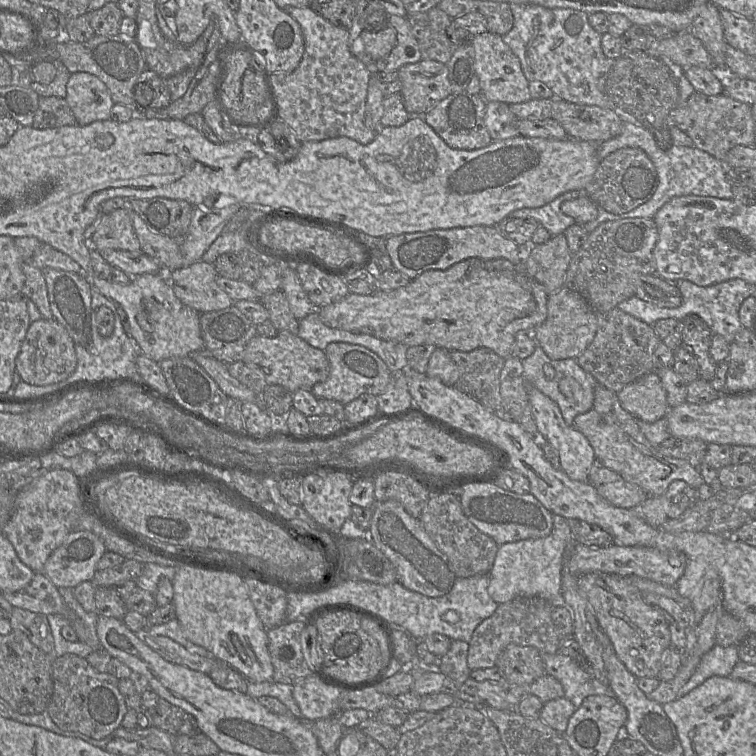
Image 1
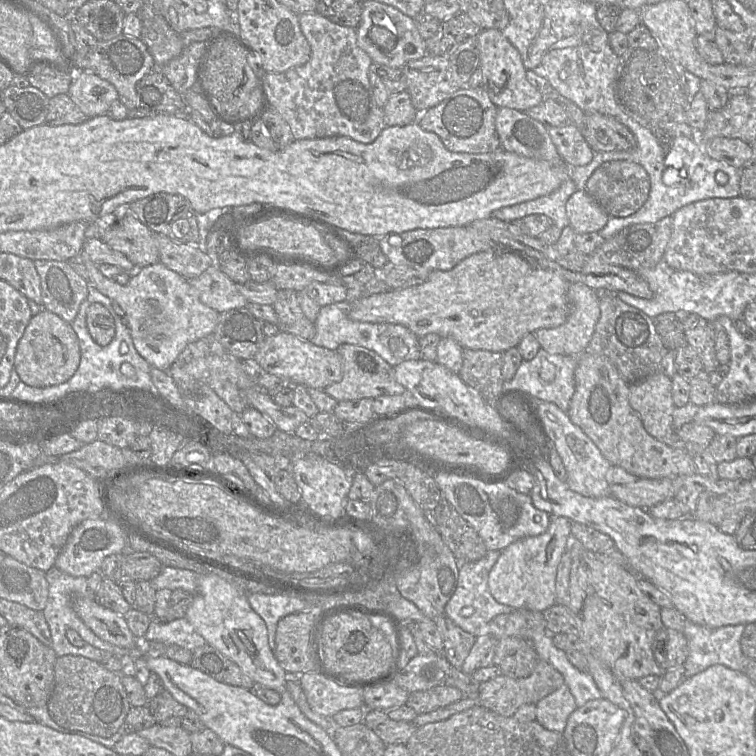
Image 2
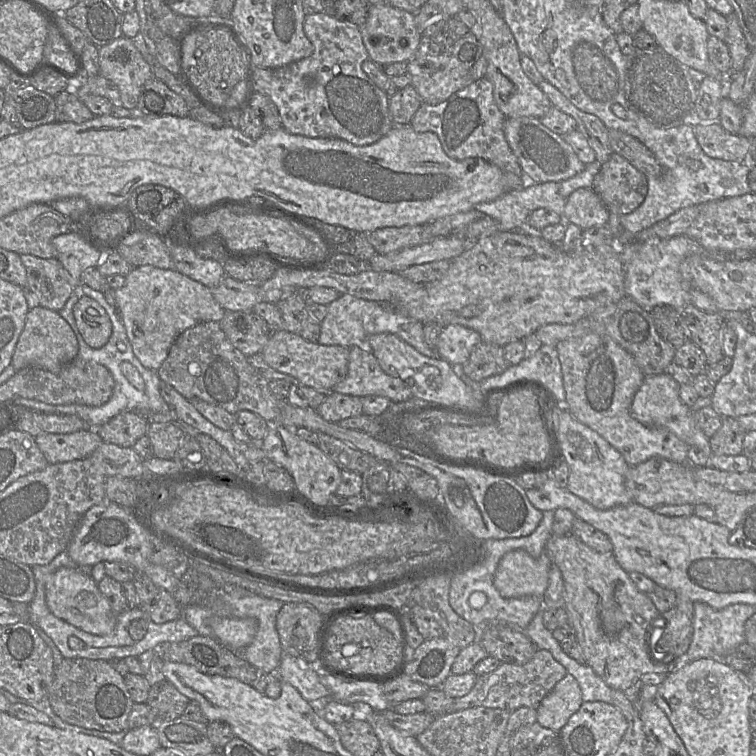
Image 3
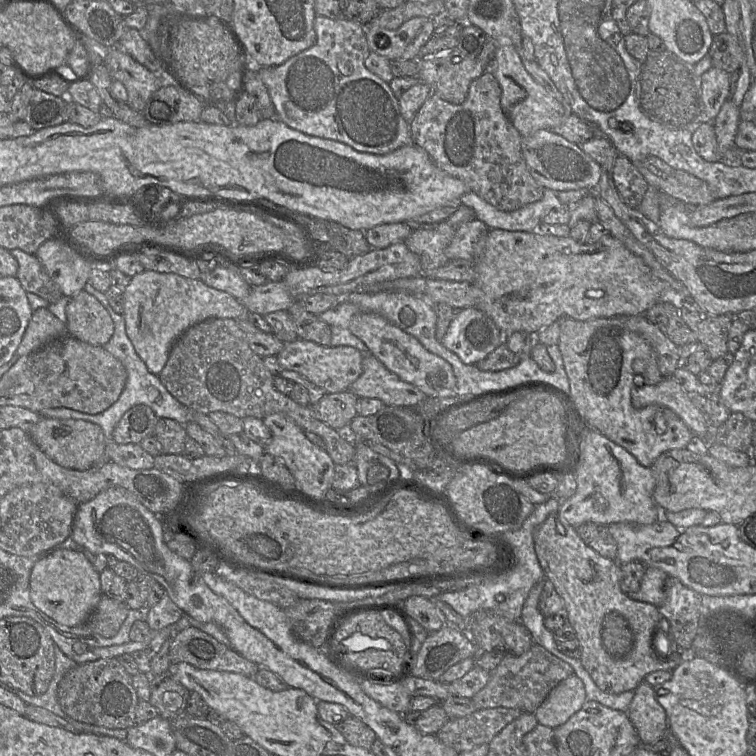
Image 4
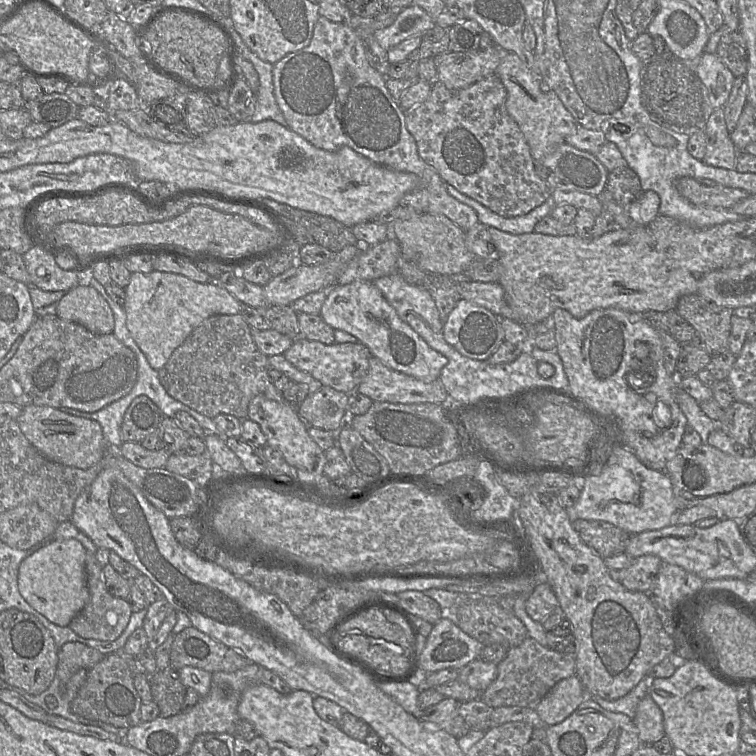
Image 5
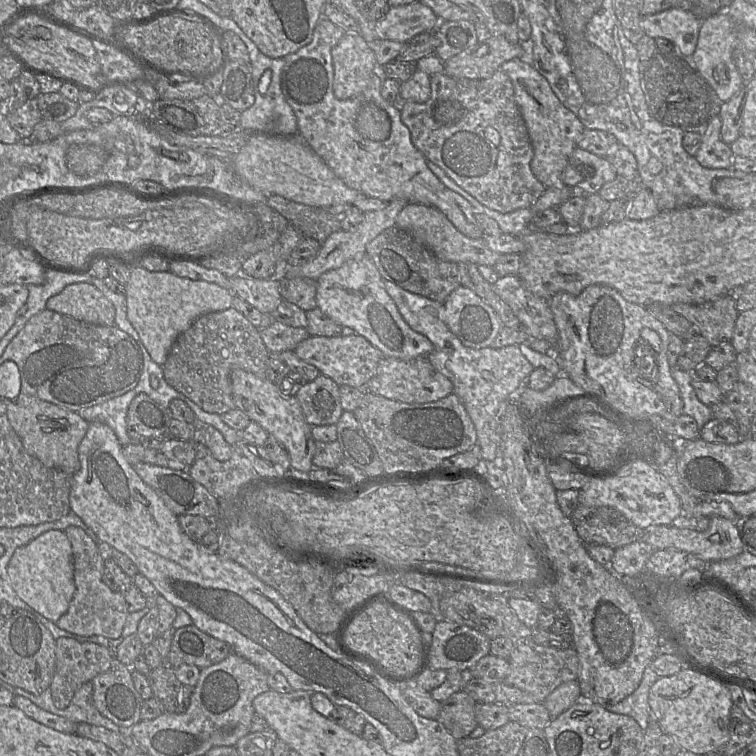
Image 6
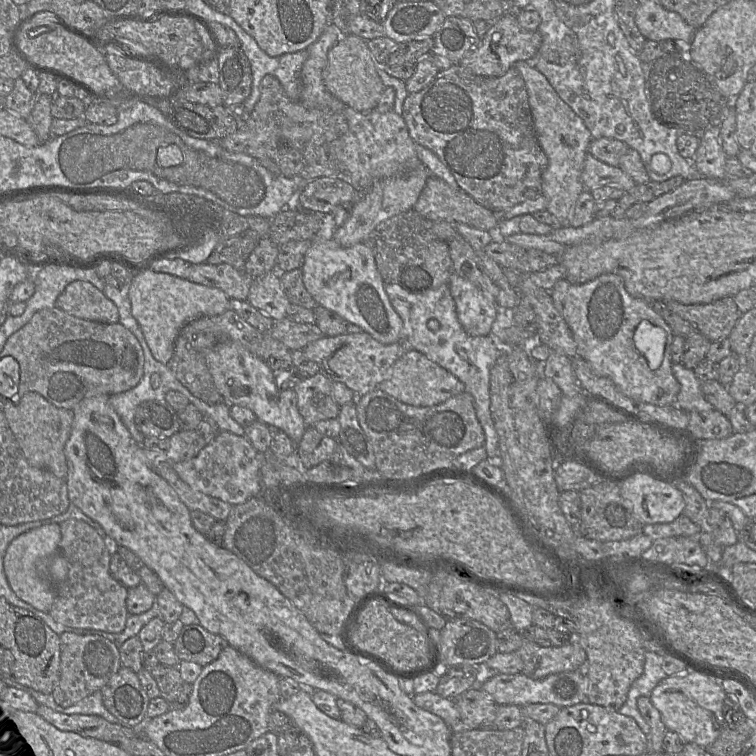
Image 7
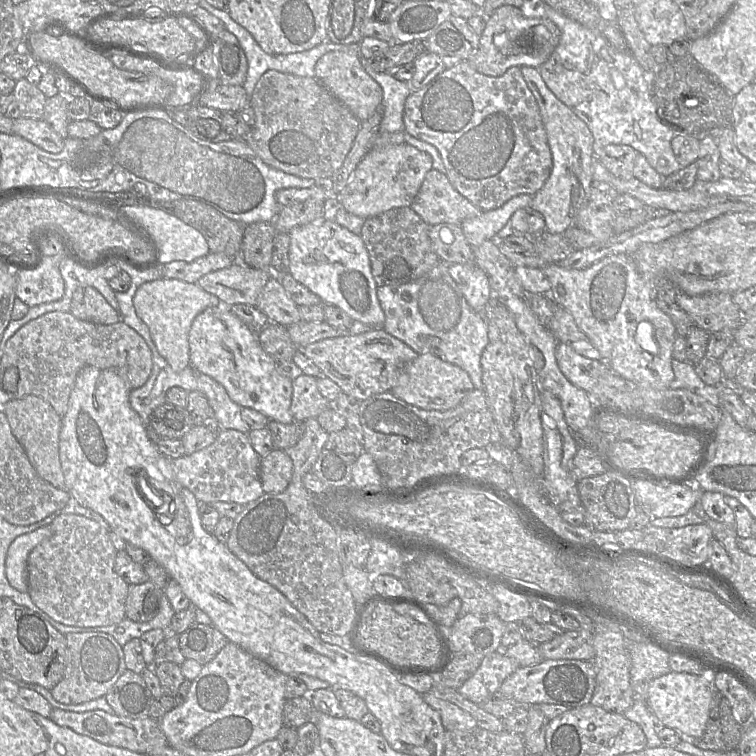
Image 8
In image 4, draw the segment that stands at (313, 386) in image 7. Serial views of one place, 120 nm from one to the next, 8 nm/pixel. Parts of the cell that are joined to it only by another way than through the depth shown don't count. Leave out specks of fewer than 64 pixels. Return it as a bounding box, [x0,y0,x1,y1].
[309,390,358,430]

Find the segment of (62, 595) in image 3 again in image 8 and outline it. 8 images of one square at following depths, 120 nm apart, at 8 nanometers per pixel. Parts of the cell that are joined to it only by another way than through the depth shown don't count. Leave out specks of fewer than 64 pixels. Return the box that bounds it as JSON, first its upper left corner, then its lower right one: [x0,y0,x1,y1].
[5,525,52,593]

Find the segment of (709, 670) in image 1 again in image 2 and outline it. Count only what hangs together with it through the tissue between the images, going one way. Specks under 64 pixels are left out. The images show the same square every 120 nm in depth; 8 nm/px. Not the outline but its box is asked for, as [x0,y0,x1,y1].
[657,619,751,693]

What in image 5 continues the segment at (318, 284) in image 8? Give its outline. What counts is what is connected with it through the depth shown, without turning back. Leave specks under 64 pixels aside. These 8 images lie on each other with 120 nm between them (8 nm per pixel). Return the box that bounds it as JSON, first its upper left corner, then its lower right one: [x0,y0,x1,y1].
[320,280,448,382]

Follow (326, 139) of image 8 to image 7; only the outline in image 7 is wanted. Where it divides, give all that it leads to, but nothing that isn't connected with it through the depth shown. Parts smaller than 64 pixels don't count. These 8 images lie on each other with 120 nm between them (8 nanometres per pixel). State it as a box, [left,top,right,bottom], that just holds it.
[218,75,348,181]

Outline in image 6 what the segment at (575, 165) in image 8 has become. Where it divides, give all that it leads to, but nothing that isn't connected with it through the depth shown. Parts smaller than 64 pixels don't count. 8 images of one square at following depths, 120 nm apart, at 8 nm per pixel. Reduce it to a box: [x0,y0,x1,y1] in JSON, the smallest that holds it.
[500,57,584,189]

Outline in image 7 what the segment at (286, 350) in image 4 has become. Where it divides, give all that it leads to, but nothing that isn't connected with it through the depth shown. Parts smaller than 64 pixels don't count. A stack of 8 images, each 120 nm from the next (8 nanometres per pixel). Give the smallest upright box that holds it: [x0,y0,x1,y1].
[302,331,406,396]

